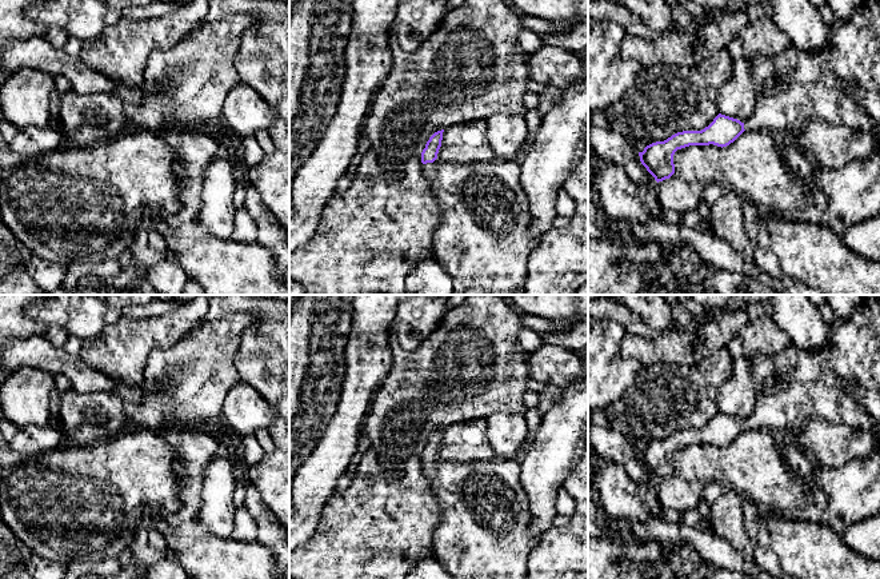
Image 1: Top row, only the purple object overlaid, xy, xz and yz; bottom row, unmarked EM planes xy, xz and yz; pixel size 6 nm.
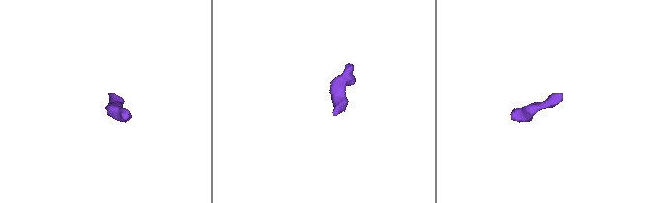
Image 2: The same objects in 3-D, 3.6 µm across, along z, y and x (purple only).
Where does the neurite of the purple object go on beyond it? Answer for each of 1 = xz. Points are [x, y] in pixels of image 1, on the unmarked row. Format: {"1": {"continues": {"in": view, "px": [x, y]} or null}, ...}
{"1": {"continues": {"in": "xz", "px": [483, 534]}}}

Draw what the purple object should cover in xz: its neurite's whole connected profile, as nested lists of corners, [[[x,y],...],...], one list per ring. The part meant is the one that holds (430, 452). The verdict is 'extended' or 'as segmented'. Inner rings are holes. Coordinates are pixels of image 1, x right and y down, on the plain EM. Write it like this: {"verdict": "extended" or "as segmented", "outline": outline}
{"verdict": "extended", "outline": [[[435,431],[421,451],[424,474],[441,510],[441,522],[433,532],[433,554],[452,579],[525,579],[528,556],[540,536],[528,534],[531,524],[529,499],[520,483],[520,462],[515,458],[475,462],[437,462],[443,431]]]}

